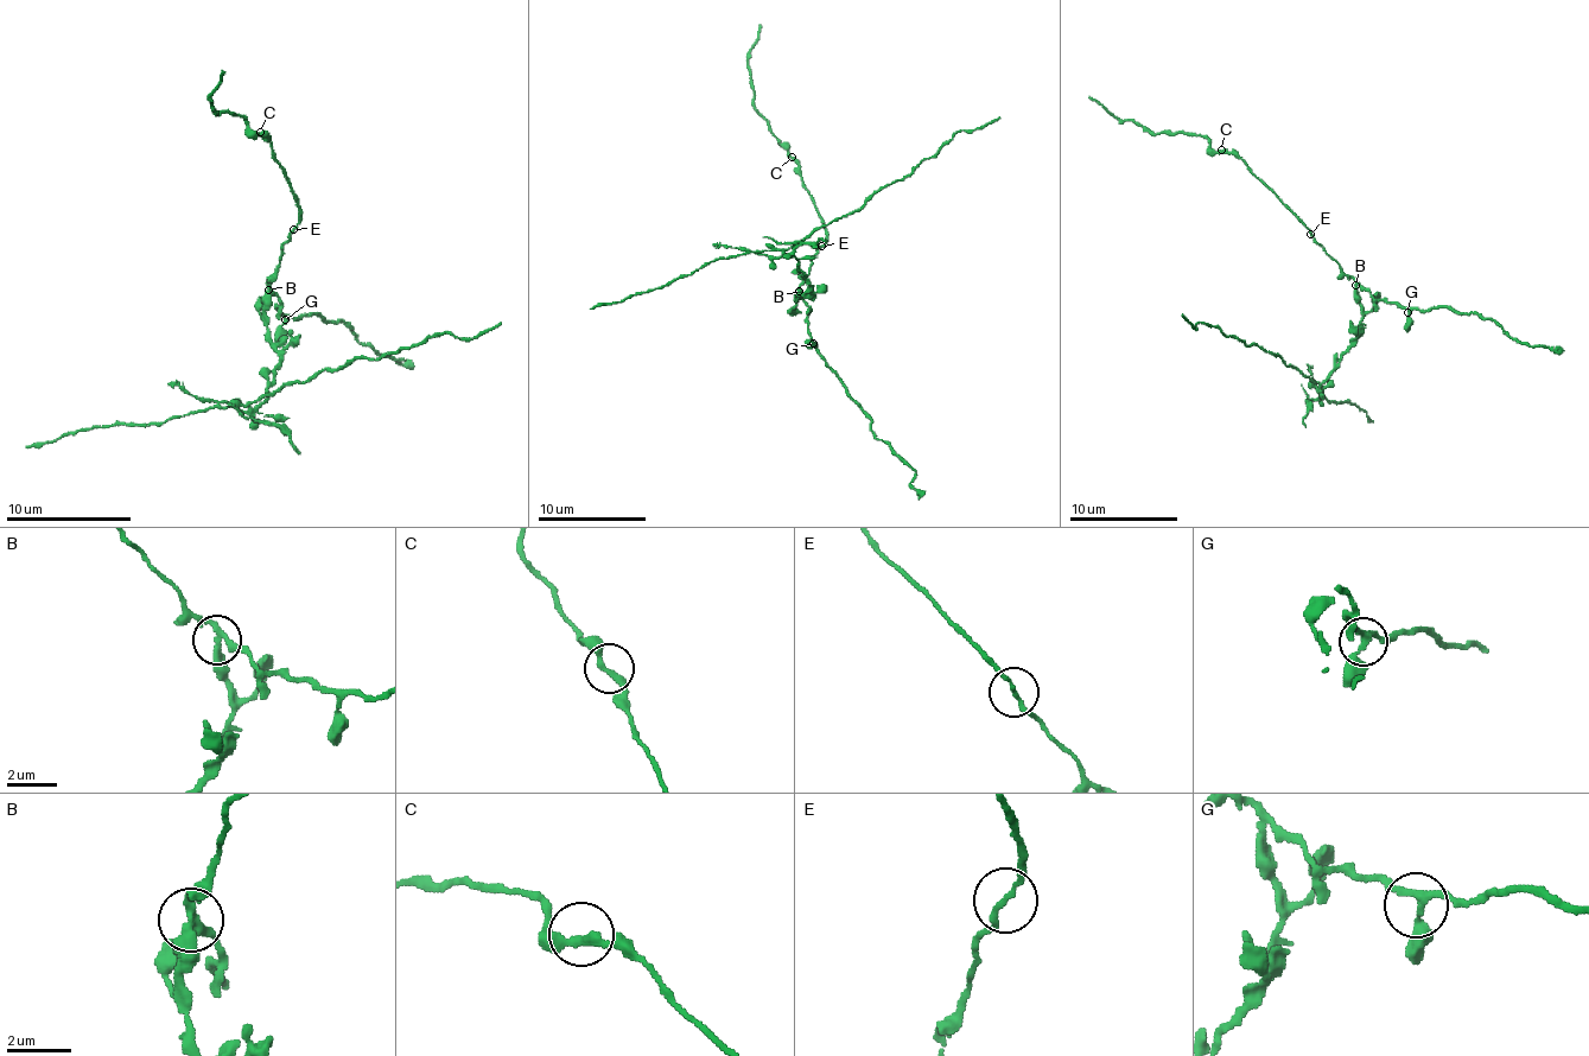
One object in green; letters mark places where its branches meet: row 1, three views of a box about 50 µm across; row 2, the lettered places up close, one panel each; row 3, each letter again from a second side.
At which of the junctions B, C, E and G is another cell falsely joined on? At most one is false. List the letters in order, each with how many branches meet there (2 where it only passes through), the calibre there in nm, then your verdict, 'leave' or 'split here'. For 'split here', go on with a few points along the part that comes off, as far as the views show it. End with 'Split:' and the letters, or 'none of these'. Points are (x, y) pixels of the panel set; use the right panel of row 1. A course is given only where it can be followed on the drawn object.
B: 3 | 260 nm | split here | (1356, 285), (1361, 331), (1340, 366), (1319, 385), (1259, 344), (1240, 342), (1202, 323), (1194, 328), (1180, 315)
C: 2 | 280 nm | leave
E: 2 | 160 nm | leave
G: 3 | 260 nm | leave
Split: B

